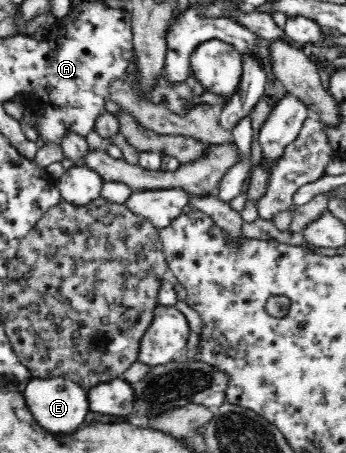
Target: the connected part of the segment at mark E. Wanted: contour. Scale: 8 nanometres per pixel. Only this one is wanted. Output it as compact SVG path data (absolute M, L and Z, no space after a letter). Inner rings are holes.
M57 376L49 379L32 378L23 386L23 394L34 421L47 431L77 431L90 412L88 393L73 380Z

